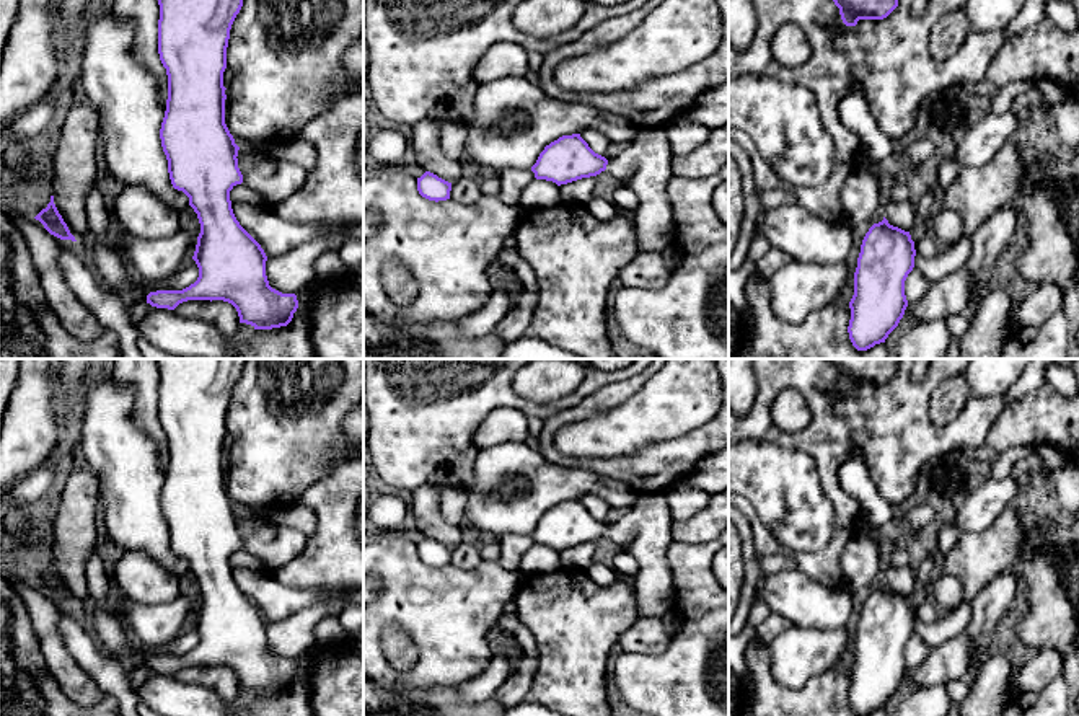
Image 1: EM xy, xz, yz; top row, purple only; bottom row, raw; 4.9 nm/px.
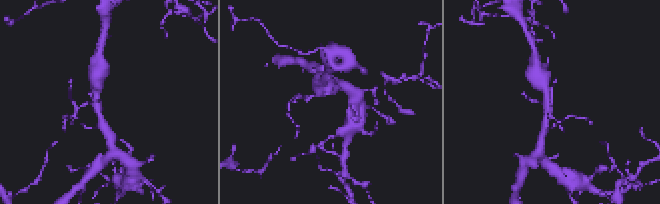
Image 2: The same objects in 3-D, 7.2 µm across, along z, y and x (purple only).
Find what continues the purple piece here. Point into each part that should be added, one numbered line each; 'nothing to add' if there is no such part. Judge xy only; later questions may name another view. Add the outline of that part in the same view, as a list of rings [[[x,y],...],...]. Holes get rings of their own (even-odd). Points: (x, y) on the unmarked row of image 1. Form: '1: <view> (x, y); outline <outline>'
1: xy (276, 545); outline [[[264,524],[243,538],[243,550],[256,556],[272,572],[298,558],[308,537],[295,527]]]

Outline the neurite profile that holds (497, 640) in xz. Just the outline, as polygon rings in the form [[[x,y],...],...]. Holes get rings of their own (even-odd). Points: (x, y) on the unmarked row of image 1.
[[[491,631],[487,634],[487,641],[492,647],[492,652],[497,649],[504,649],[507,652],[510,661],[510,669],[512,672],[515,672],[518,667],[518,661],[523,656],[520,644],[510,634],[505,634],[502,631]]]

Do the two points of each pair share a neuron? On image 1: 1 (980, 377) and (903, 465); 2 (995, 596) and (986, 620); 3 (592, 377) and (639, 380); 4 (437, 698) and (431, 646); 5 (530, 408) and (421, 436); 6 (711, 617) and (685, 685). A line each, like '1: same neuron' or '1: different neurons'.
1: different neurons
2: same neuron
3: different neurons
4: different neurons
5: same neuron
6: same neuron

